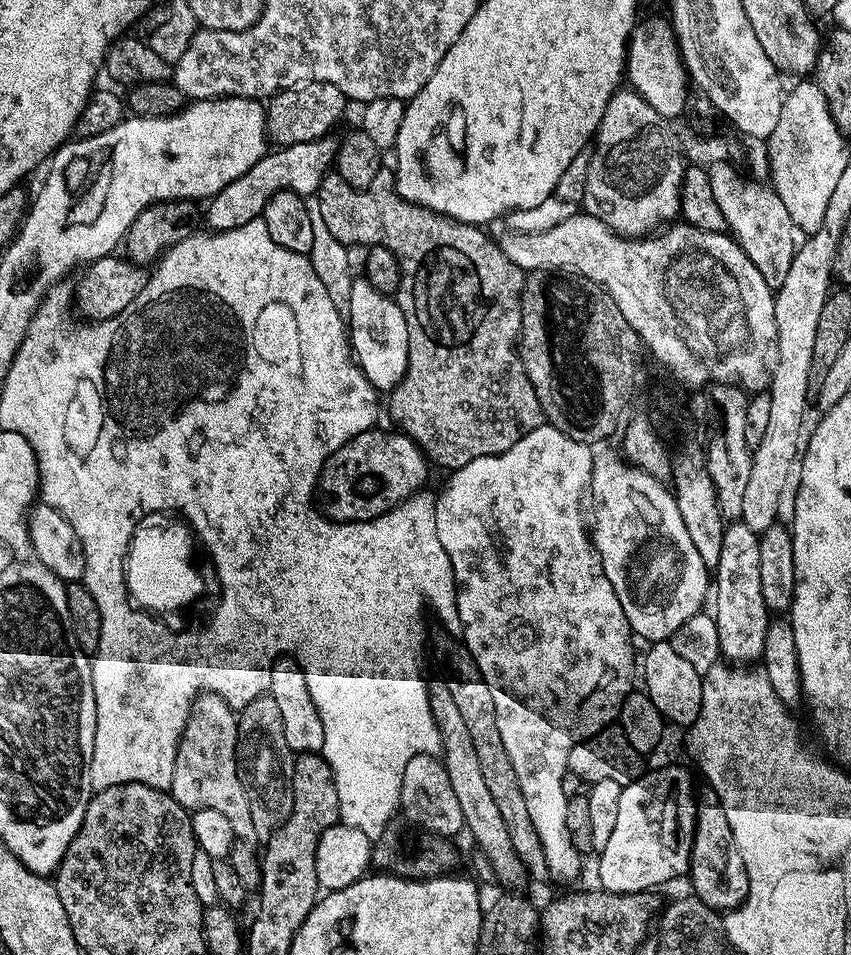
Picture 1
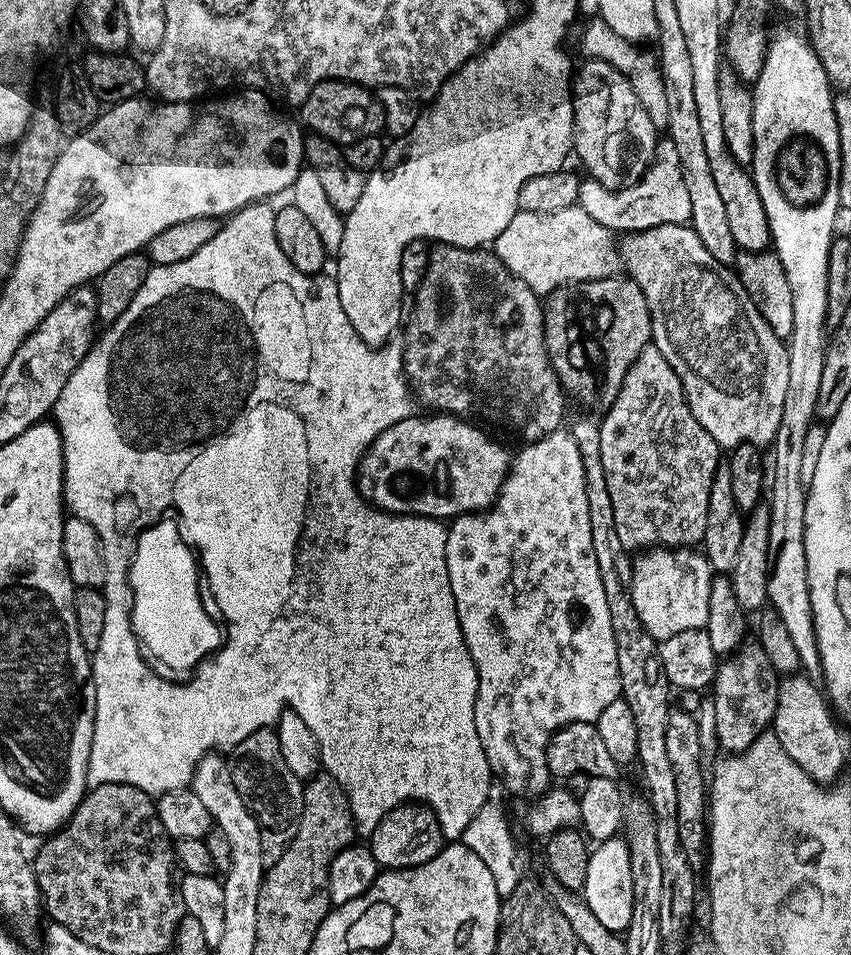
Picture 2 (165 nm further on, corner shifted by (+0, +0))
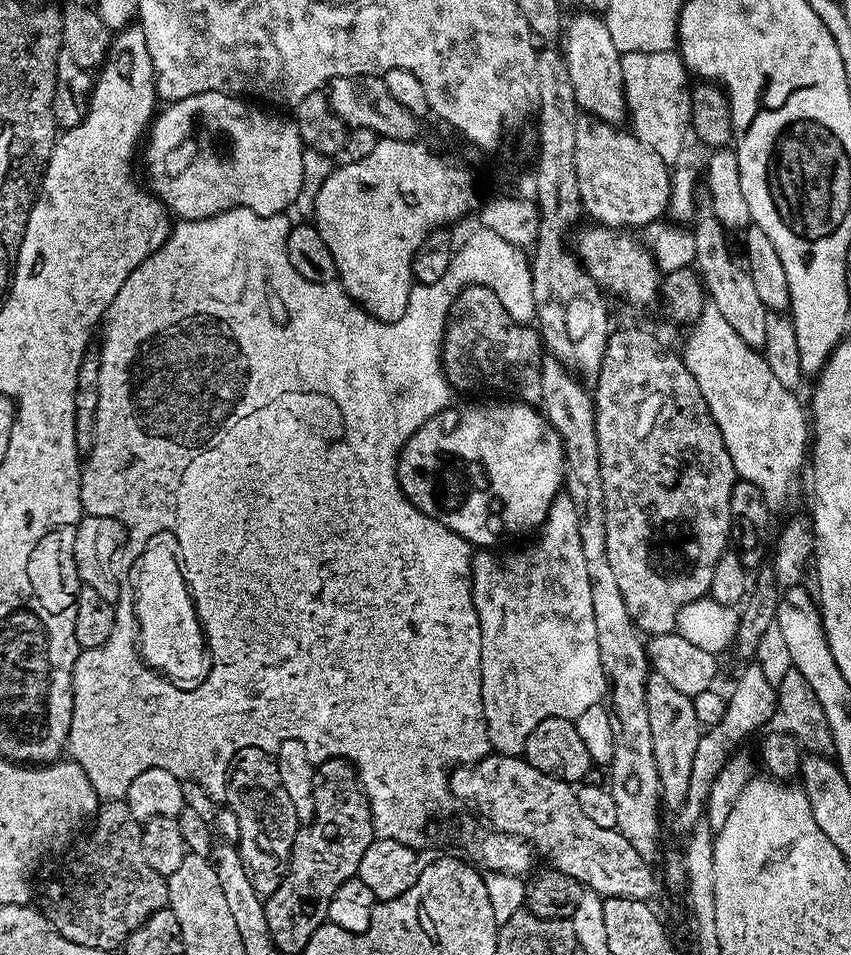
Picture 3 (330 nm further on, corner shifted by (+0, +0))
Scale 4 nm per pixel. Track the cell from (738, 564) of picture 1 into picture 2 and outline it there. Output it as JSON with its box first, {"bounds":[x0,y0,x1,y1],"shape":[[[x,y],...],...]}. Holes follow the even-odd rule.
{"bounds":[712,640,780,754],"shape":[[[754,640],[739,646],[731,656],[725,657],[717,665],[712,683],[712,699],[715,702],[717,745],[723,751],[730,754],[744,752],[771,727],[779,681],[780,674],[774,670],[760,644]]]}

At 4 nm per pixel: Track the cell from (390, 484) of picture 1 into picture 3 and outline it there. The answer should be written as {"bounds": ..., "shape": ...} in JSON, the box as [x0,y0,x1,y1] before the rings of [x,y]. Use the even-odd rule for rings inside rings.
{"bounds":[396,398,564,550],"shape":[[[511,398],[497,399],[497,404],[472,404],[461,412],[455,412],[455,407],[449,406],[443,412],[439,412],[434,418],[430,418],[423,424],[412,437],[404,443],[404,449],[400,451],[400,457],[396,463],[398,482],[402,486],[402,494],[422,514],[442,522],[454,534],[458,534],[469,544],[479,546],[484,550],[492,550],[503,542],[507,536],[524,536],[527,532],[535,533],[548,517],[550,506],[554,498],[561,495],[564,483],[564,447],[550,422],[544,417],[543,411],[537,410],[533,405],[521,404],[519,400]]]}

